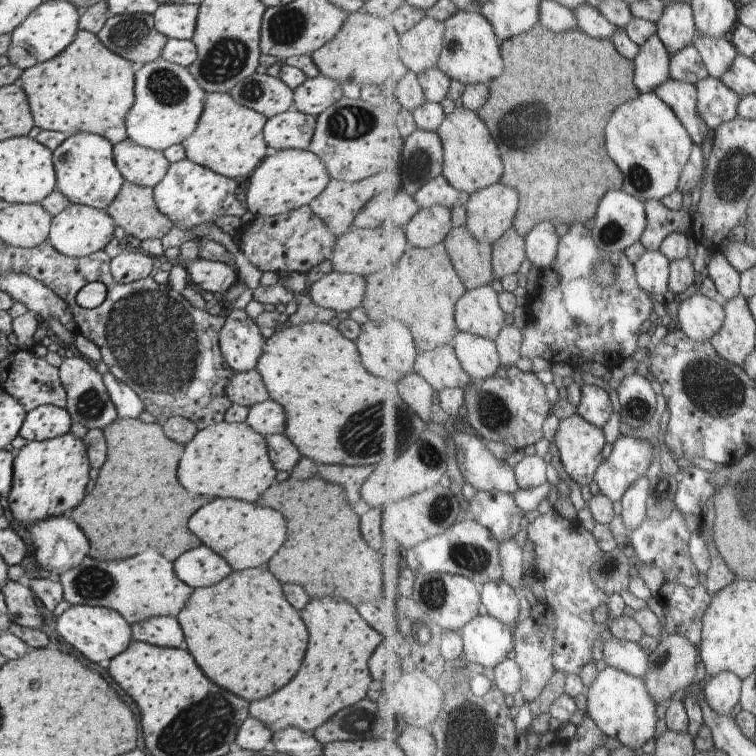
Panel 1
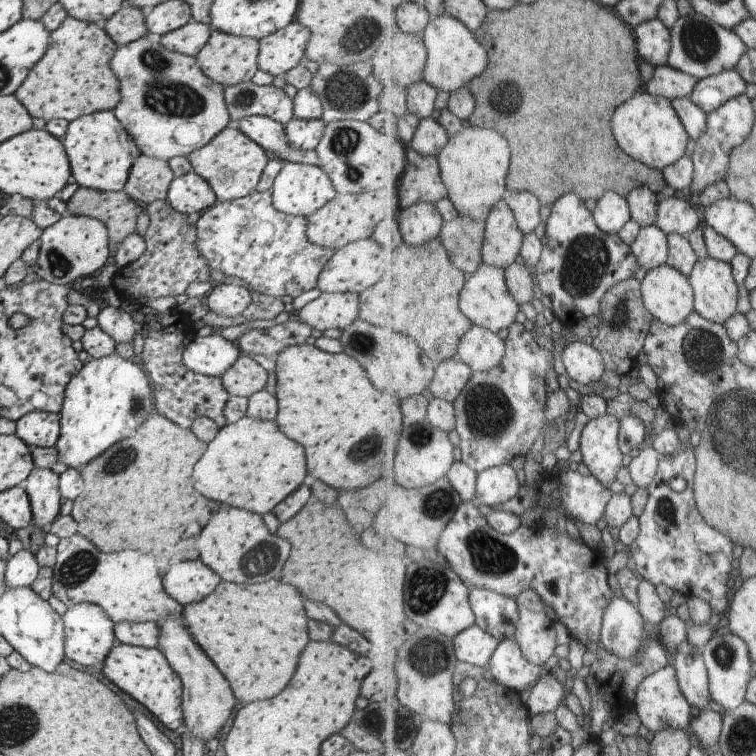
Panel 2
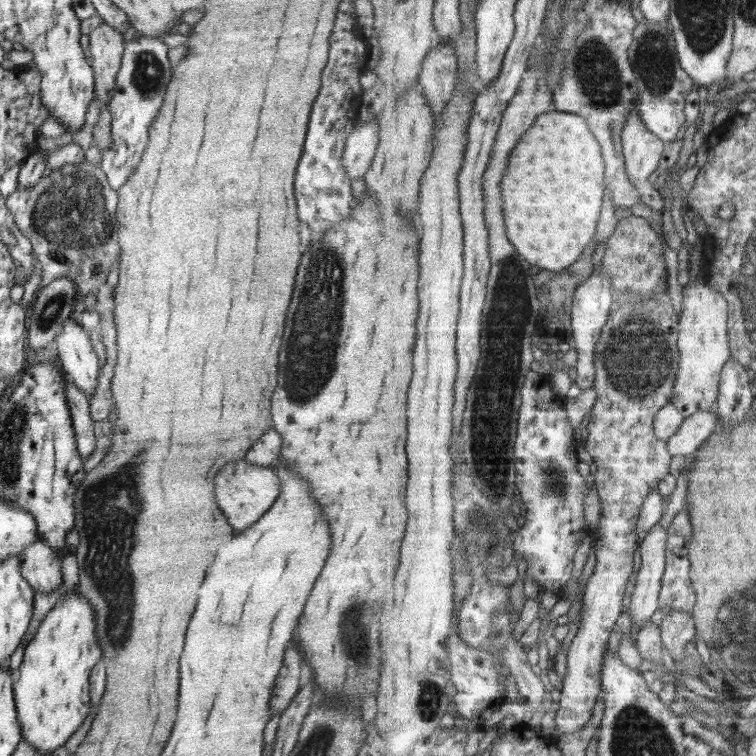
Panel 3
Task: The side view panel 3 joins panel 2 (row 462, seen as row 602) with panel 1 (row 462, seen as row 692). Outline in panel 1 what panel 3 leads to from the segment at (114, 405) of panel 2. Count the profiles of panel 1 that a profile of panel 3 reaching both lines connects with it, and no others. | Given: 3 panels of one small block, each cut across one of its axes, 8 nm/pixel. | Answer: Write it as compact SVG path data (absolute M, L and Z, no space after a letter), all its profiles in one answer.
M72 432L52 440L31 441L13 461L12 487L7 495L12 516L27 527L73 510L87 496L90 469L87 442Z

